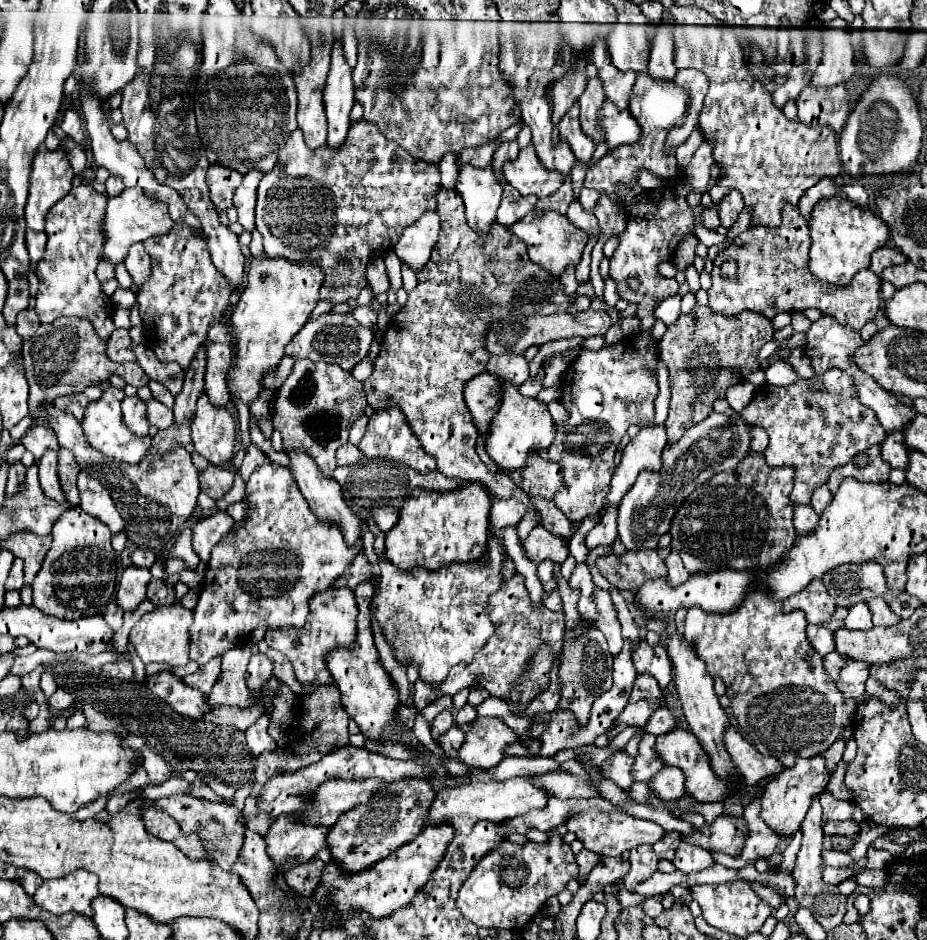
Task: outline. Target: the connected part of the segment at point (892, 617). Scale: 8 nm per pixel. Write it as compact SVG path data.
M875 598L867 604L873 612L873 626L891 626L891 624L897 624L901 620L895 612L891 612L891 608L885 604L883 598Z

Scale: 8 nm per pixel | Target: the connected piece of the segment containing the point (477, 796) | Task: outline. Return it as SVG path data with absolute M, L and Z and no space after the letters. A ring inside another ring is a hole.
M529 776L511 778L507 782L471 782L453 786L449 790L441 790L441 794L435 796L435 800L429 806L429 822L425 826L439 826L449 824L455 832L469 834L471 828L481 822L503 822L507 818L521 816L533 808L543 808L549 800L549 794L543 790L537 790L533 782L529 782Z

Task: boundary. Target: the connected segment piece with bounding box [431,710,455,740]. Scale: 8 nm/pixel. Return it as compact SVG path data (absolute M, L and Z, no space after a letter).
M443 710L441 714L435 716L435 720L431 722L431 736L437 740L437 734L445 734L445 730L449 730L455 724L453 714L449 710Z

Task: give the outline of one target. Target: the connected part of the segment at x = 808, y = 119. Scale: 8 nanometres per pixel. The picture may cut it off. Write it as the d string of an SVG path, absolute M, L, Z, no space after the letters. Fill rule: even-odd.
M809 84L807 90L801 92L801 98L797 98L797 108L803 124L825 124L839 136L851 112L849 90L843 86L821 88Z

